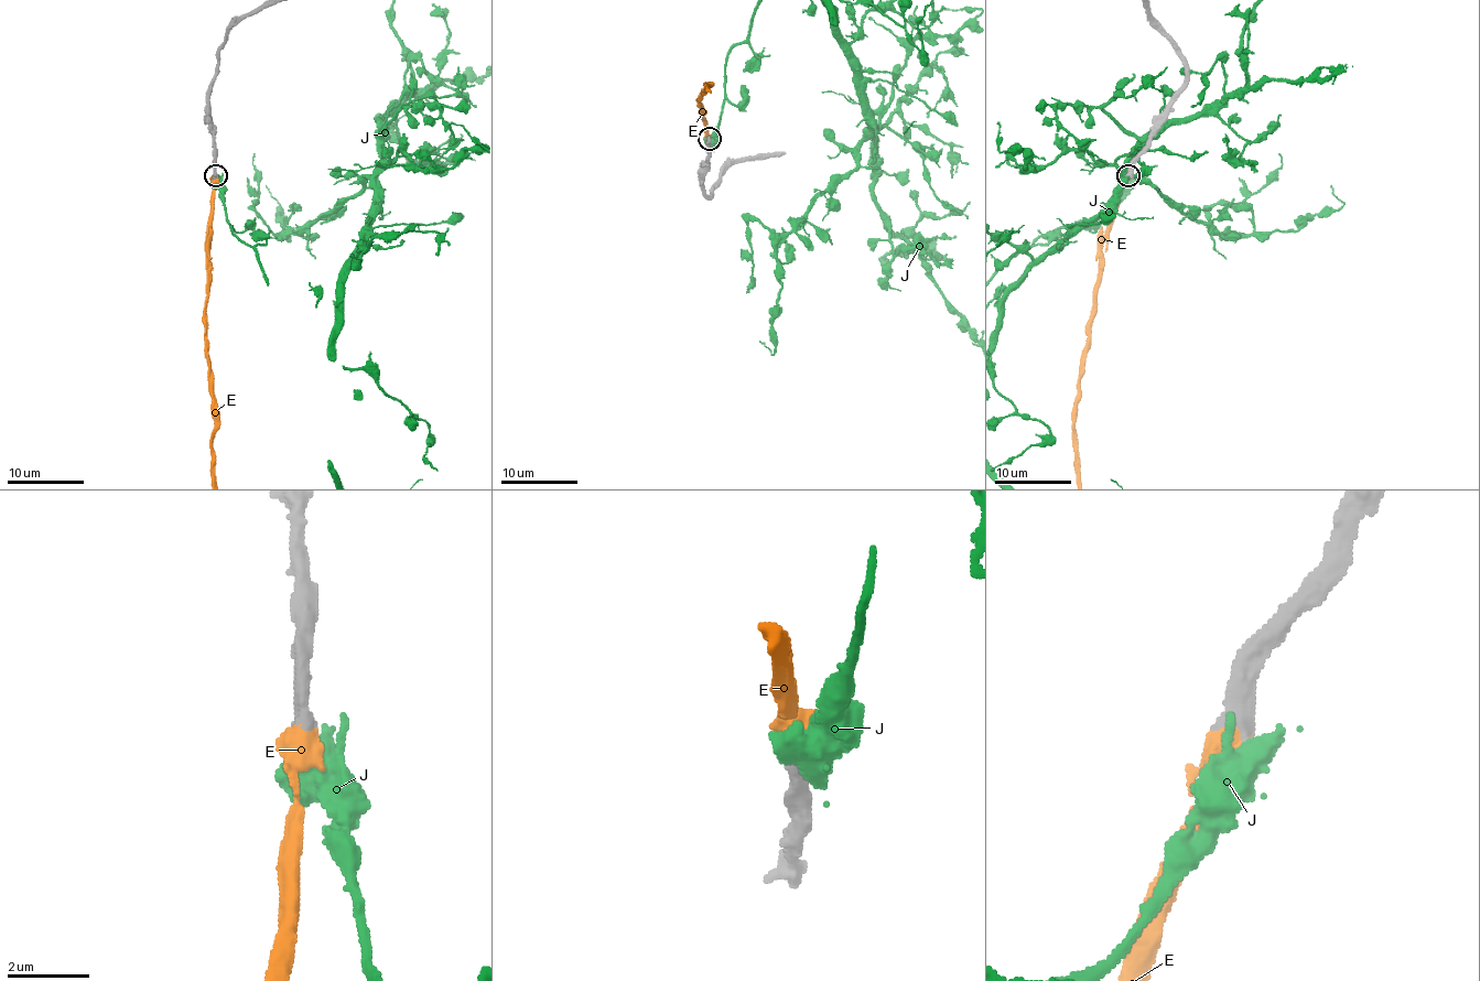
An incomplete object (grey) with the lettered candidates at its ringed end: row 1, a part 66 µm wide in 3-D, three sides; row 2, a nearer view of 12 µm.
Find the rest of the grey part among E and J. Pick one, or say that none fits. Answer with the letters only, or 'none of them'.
E

